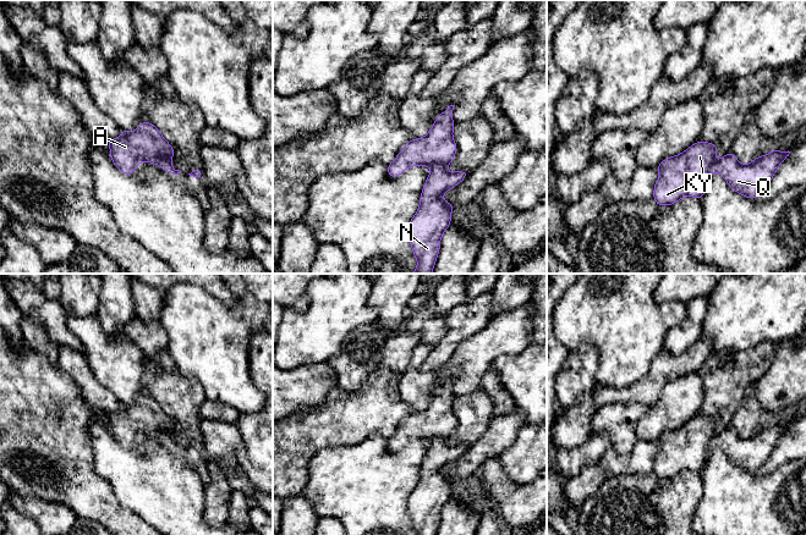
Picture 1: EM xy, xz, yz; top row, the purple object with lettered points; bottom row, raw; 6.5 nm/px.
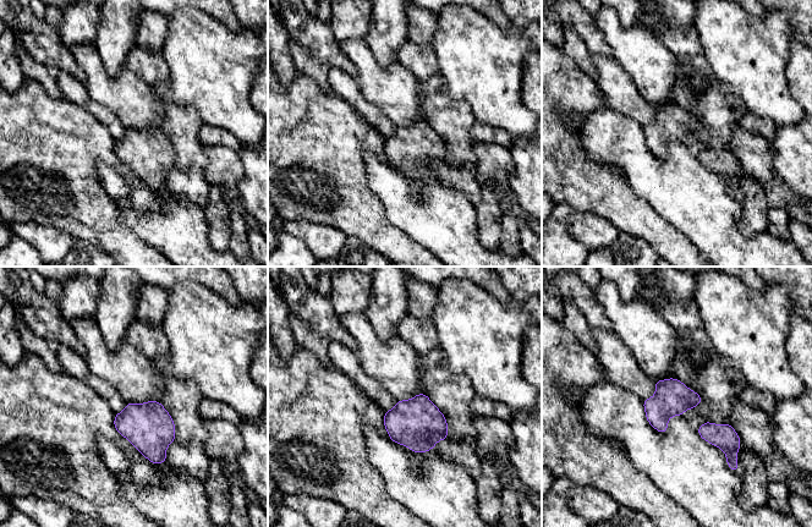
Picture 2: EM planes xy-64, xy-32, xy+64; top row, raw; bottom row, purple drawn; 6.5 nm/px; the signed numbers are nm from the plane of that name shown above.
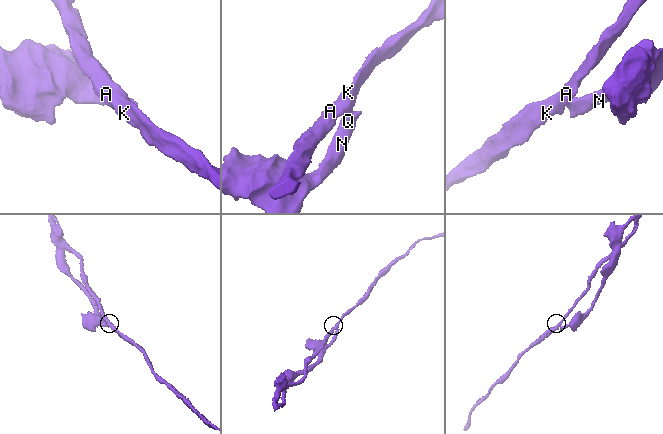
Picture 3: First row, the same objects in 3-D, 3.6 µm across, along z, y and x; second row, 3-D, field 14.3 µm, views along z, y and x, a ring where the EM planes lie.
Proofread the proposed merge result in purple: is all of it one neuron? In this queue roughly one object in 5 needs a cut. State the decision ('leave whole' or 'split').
split

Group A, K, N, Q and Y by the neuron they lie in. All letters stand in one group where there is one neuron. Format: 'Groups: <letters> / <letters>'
Groups: A K Y / N Q

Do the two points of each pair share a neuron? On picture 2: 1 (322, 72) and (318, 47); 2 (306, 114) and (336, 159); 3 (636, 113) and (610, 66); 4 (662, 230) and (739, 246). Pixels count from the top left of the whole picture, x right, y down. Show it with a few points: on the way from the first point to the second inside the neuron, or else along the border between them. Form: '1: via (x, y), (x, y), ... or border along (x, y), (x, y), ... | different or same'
1: border along (298, 44), (317, 60), (330, 66) | different
2: via (306, 125), (306, 128), (325, 148) | same
3: via (629, 102), (619, 92), (612, 77) | same
4: border along (660, 217), (701, 253) | different

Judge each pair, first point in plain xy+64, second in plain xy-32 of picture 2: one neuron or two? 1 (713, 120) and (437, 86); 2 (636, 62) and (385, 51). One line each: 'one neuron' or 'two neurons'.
1: one neuron
2: two neurons

